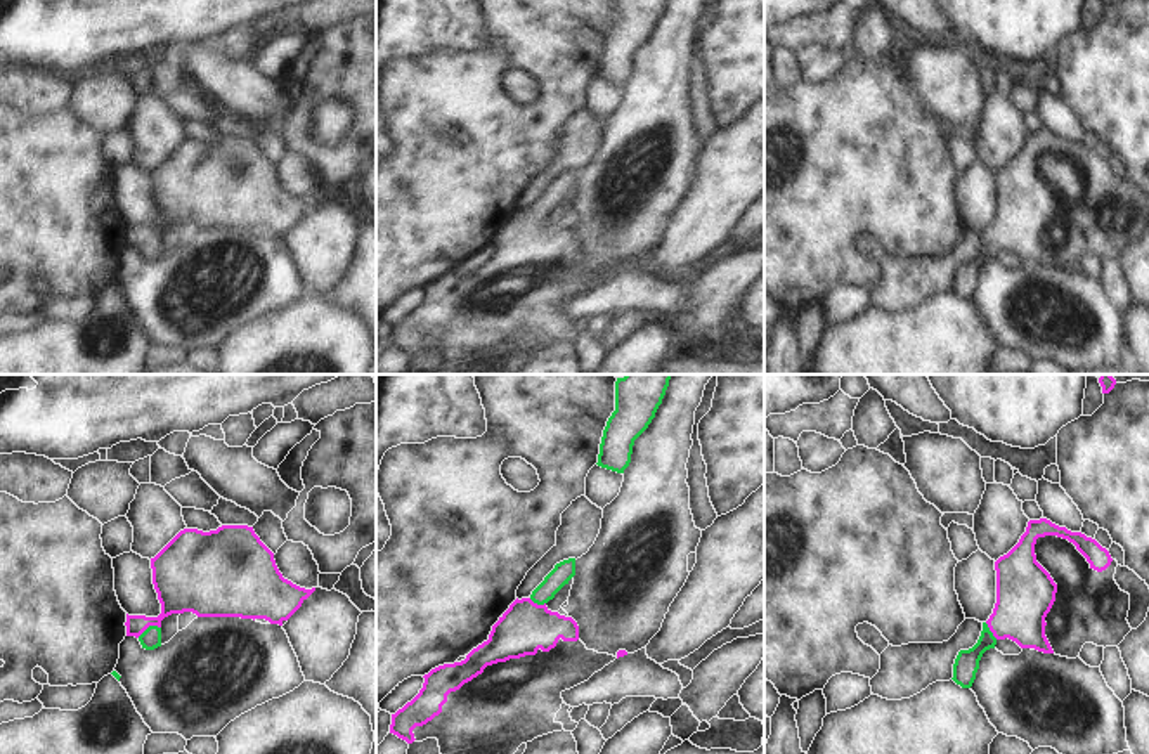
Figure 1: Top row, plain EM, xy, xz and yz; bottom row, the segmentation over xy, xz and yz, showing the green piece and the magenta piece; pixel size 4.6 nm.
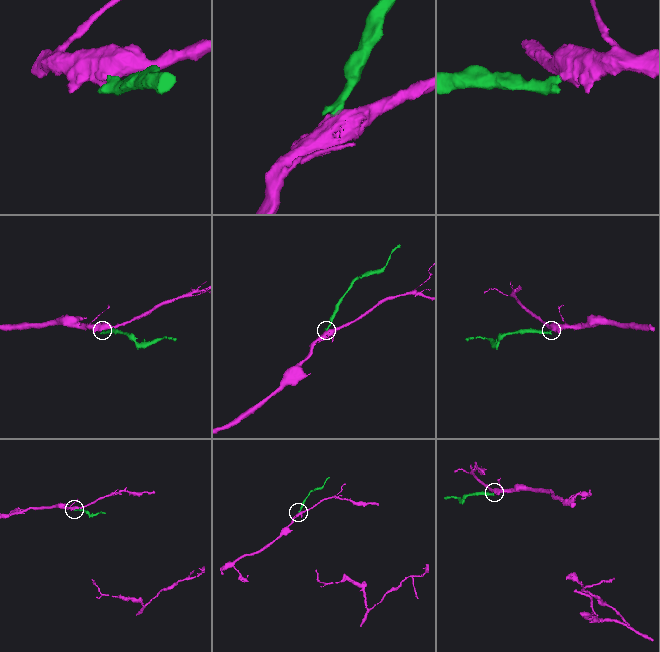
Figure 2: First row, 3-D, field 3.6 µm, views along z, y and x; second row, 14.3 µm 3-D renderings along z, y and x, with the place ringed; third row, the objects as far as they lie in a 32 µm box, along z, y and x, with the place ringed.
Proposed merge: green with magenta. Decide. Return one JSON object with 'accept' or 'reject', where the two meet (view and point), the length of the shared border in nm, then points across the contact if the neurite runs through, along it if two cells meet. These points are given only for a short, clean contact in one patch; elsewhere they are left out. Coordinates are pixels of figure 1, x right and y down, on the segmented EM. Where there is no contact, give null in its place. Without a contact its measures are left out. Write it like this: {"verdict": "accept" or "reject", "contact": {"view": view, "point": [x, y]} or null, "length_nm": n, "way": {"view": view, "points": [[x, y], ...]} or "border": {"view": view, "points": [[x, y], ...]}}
{"verdict": "accept", "contact": {"view": "xy", "point": [148, 628]}, "length_nm": 120, "way": {"view": "xy", "points": [[151, 638], [148, 628], [165, 612], [182, 586]]}}

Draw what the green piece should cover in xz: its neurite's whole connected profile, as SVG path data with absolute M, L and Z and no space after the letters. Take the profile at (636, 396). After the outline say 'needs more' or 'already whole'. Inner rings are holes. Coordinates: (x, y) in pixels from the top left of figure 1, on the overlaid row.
M626 374L615 381L615 411L603 430L598 466L624 473L634 440L648 428L672 374Z; already whole

